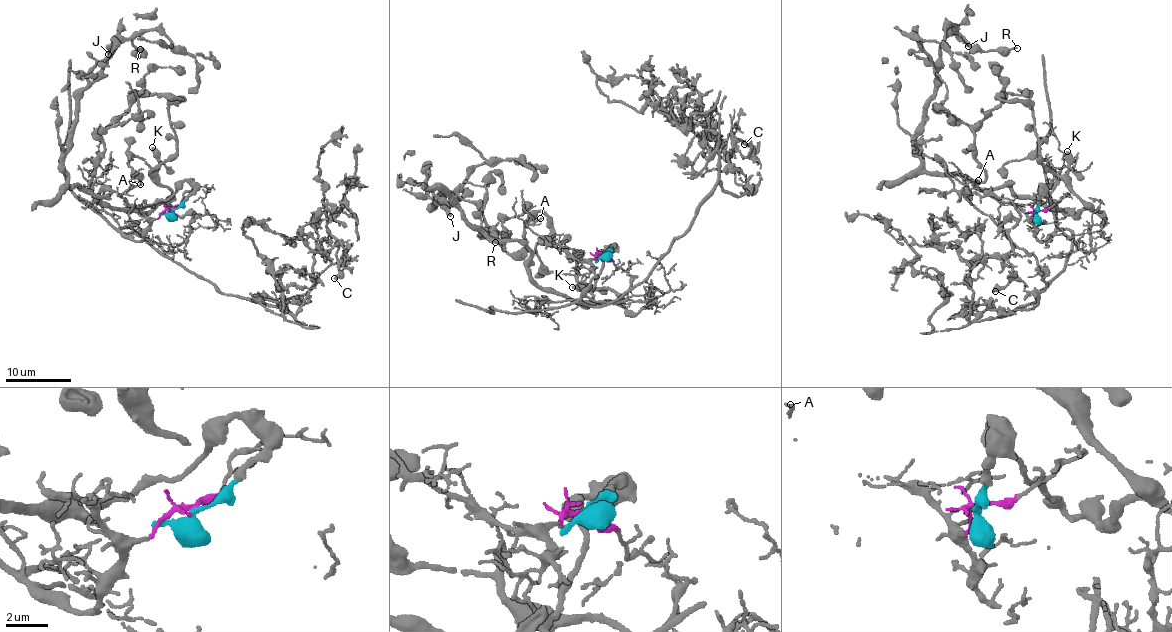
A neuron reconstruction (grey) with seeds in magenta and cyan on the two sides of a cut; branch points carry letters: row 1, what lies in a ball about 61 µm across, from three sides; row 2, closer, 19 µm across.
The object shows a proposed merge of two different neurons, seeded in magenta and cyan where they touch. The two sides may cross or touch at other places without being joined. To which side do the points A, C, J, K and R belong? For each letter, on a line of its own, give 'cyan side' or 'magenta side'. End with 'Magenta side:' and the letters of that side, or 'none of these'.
A: magenta side
C: magenta side
J: cyan side
K: cyan side
R: cyan side
Magenta side: A, C

